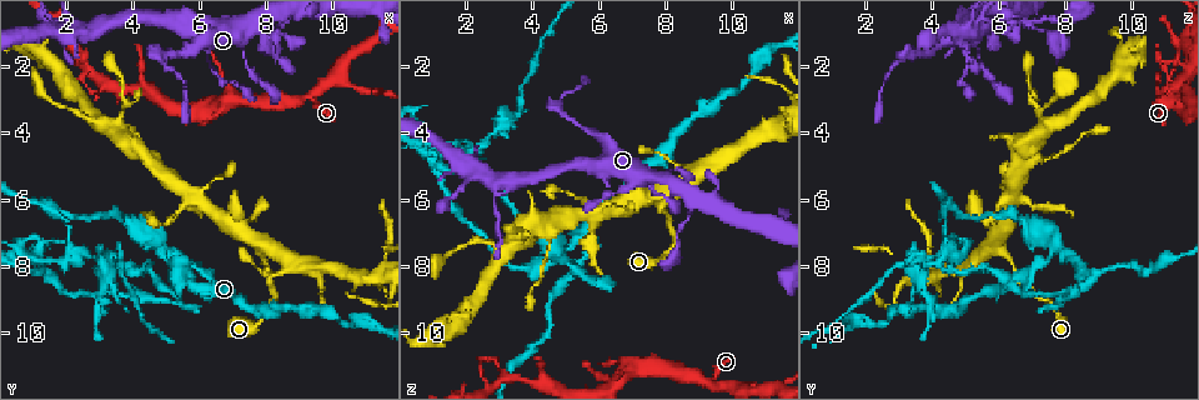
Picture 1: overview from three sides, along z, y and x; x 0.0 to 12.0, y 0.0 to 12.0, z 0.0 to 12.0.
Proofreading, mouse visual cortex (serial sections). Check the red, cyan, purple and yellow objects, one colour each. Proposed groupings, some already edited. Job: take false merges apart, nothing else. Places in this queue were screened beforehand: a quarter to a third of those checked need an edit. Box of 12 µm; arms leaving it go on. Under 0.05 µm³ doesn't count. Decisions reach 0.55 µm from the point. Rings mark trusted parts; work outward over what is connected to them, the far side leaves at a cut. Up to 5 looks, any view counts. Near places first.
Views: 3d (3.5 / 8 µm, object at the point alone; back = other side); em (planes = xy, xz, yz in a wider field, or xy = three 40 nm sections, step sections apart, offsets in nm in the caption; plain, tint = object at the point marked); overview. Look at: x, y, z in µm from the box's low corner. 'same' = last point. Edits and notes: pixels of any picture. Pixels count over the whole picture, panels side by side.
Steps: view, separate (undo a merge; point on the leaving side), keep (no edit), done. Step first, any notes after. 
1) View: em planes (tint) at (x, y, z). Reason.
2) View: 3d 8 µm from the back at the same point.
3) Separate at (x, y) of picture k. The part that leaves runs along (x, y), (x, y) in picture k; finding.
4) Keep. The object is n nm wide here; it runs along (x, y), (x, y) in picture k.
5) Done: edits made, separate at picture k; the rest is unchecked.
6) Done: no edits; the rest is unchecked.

View: 3d 3.5 µm at (7.1, 6.8, 5.9). Three-way junction.

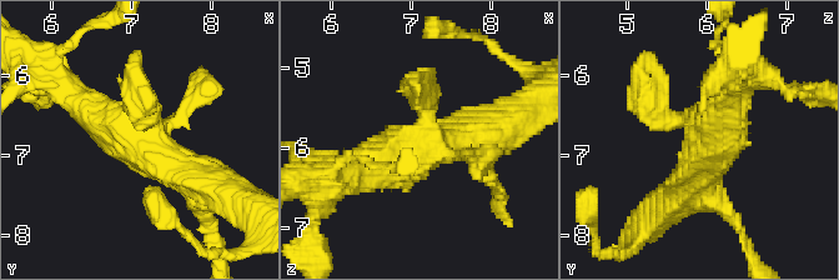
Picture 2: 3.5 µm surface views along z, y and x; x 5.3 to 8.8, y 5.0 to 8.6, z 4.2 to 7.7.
View: em xy step 3 (tint) at (7.15, 6.85, 5.95).

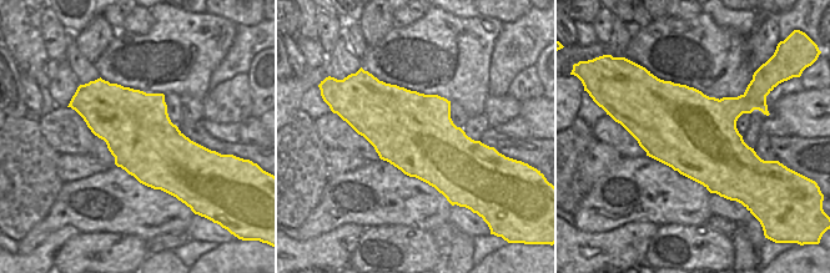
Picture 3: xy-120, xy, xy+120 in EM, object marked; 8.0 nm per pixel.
Keep. It runs along (199, 196), (187, 174), (76, 100) in picture 2; all the same cell.

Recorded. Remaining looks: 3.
View: 3d 3.5 µm at (2.3, 0.9, 5.3).

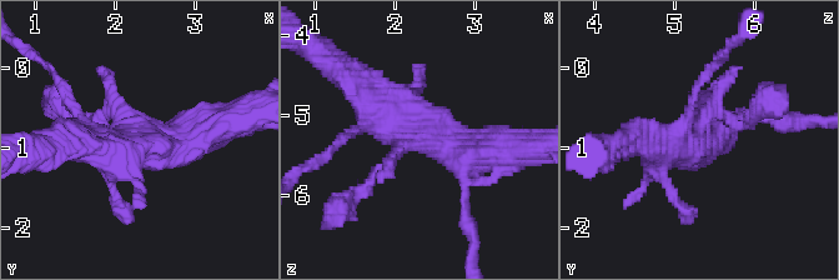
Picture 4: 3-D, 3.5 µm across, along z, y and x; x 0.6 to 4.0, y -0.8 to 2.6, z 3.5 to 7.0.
View: em xy step 5 (tint) at (2.25, 0.75, 5.30). Now the EM.

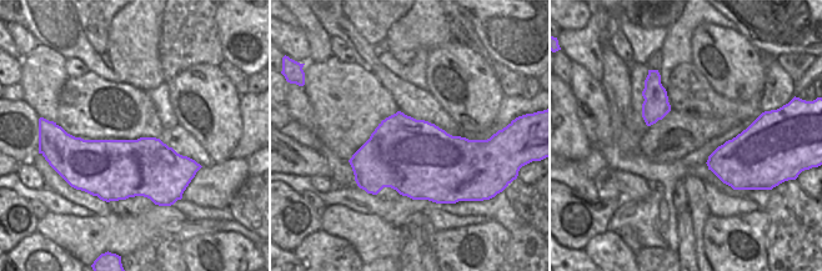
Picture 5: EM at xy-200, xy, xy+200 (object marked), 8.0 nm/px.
Keep. It runs along (495, 153), (406, 126), (352, 79) in picture 4; one cell here.

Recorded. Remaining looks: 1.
Done: no edits; the rest is unchecked.

